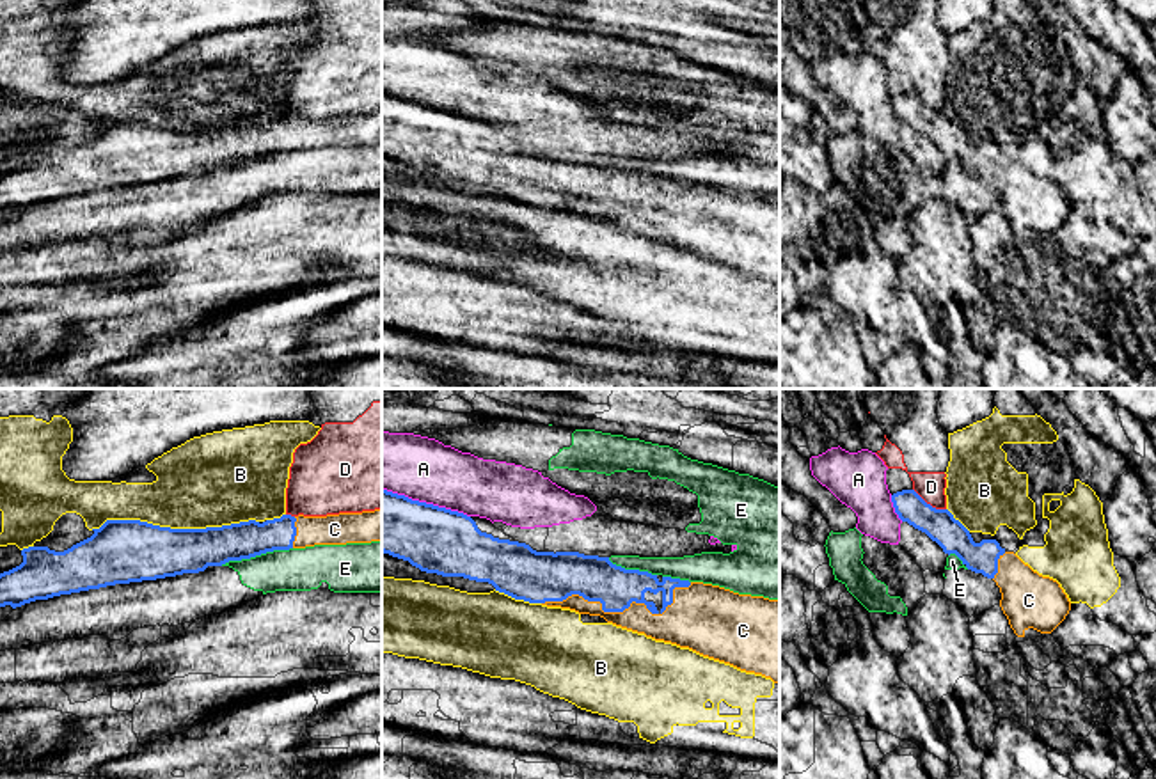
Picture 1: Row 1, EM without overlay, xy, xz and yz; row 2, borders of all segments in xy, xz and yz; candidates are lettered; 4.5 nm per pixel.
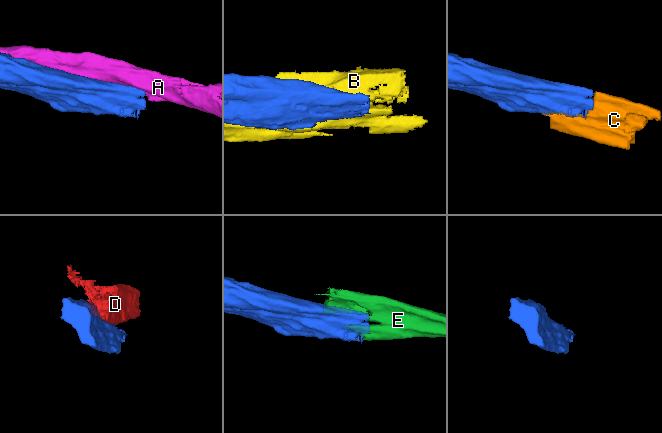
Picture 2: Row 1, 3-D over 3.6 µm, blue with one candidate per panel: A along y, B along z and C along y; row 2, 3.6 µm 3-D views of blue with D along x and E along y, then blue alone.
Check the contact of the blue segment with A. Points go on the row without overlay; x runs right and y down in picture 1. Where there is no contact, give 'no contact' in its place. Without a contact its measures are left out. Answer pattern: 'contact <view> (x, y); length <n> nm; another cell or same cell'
contact xz (425, 105); length 420 nm; another cell

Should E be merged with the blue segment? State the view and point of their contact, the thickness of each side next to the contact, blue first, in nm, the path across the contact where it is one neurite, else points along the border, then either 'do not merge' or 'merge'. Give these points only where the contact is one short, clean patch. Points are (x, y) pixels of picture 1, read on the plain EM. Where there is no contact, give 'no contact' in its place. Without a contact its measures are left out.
contact xy (256, 157); calibres 180 and 190 nm; border xy (292, 149), (229, 162), (221, 167); do not merge

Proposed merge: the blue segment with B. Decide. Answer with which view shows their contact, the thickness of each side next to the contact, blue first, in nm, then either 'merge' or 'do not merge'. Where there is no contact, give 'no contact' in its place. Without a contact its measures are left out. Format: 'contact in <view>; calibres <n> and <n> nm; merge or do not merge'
contact in xy; calibres 280 and 400 nm; do not merge

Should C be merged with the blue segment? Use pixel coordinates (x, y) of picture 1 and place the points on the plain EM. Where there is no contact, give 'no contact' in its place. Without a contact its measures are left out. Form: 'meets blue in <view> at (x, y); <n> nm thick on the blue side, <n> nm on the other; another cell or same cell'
meets blue in xz at (602, 208); 220 nm thick on the blue side, 120 nm on the other; same cell

